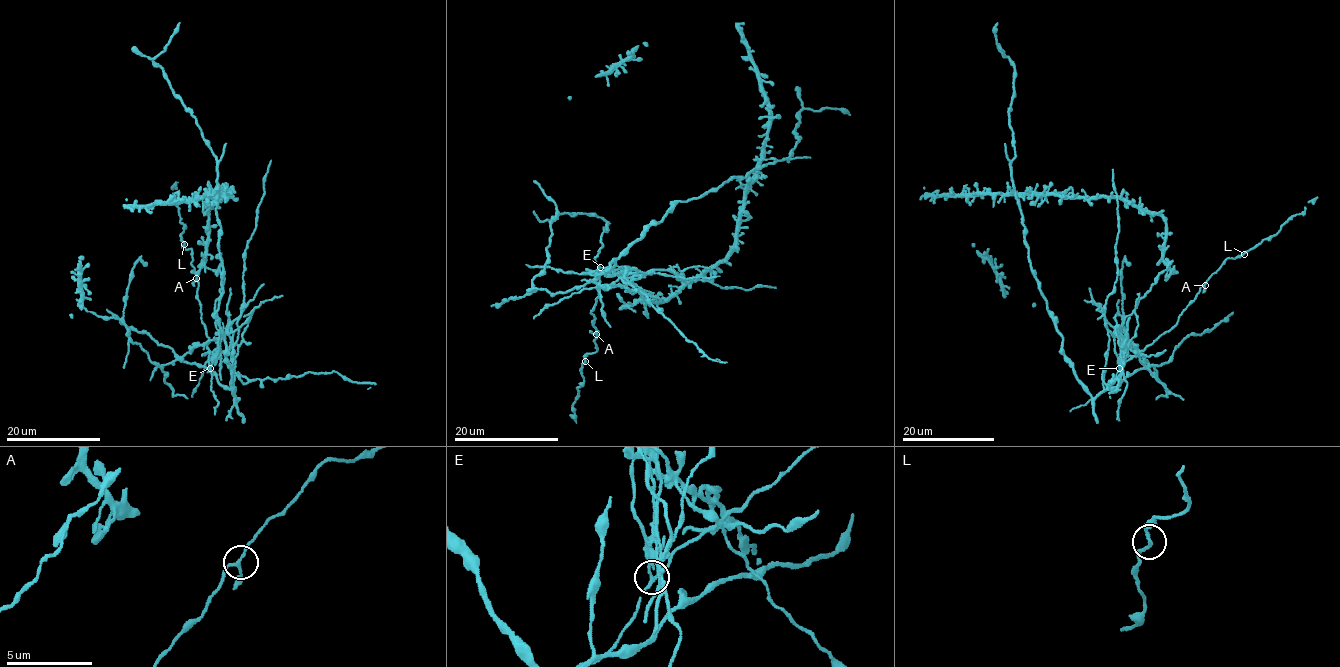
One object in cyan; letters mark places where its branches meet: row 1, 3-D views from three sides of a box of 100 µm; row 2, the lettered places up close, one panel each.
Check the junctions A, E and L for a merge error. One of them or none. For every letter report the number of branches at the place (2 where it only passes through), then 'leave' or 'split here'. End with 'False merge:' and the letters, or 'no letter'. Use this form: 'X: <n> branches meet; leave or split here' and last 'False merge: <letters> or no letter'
A: 3 branches meet; leave
E: 3 branches meet; split here
L: 2 branches meet; leave
False merge: E

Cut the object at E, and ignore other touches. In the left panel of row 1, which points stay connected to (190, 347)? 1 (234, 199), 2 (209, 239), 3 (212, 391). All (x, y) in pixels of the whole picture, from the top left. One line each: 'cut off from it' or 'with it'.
1: cut off from it
2: cut off from it
3: cut off from it

